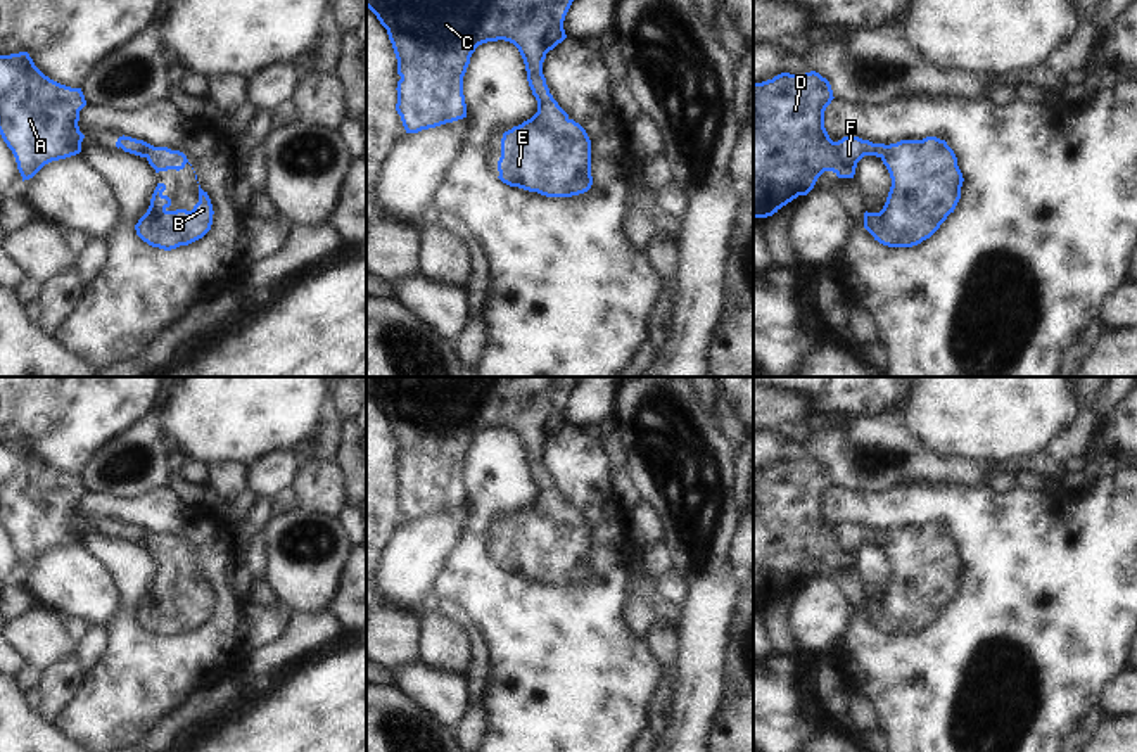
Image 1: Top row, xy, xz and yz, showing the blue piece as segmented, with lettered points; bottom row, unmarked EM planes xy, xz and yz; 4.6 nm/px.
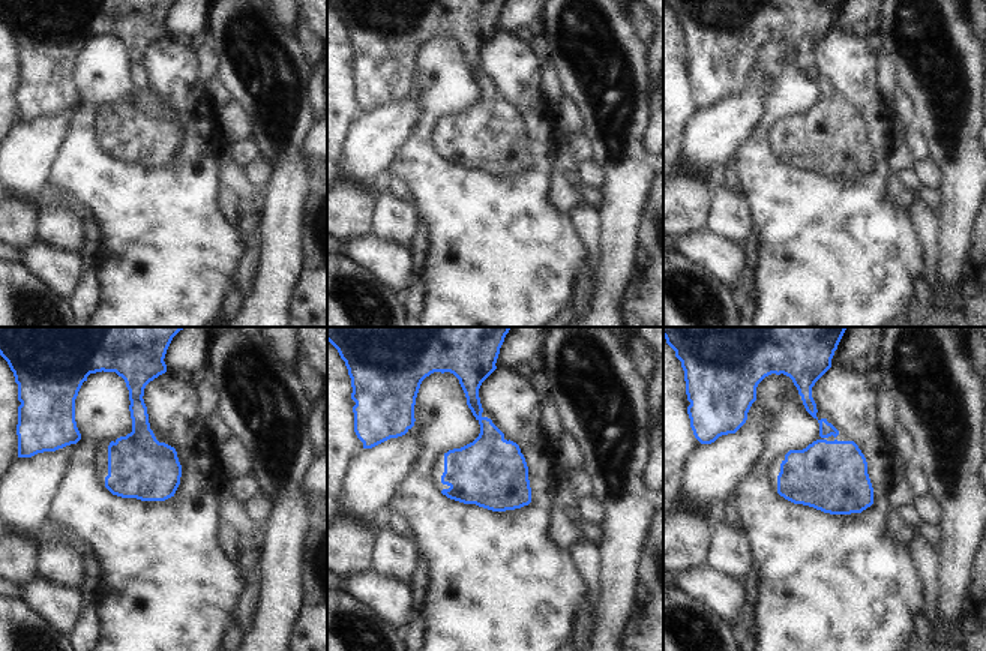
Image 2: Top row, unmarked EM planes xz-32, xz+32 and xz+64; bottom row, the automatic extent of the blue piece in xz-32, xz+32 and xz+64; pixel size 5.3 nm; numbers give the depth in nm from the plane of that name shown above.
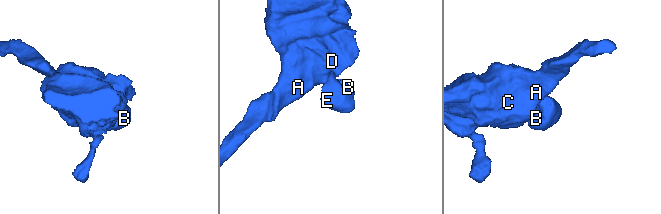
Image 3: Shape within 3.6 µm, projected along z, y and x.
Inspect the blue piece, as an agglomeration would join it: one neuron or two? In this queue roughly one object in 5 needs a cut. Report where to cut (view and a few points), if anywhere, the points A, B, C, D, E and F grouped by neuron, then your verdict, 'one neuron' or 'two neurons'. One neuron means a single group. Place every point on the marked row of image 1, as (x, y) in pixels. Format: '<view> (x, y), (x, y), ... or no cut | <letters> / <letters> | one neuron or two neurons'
no cut | A B C D E F | one neuron

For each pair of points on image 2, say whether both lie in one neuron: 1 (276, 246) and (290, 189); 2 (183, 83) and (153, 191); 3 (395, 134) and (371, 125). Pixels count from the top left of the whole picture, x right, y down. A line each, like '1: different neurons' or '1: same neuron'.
1: same neuron
2: same neuron
3: same neuron

